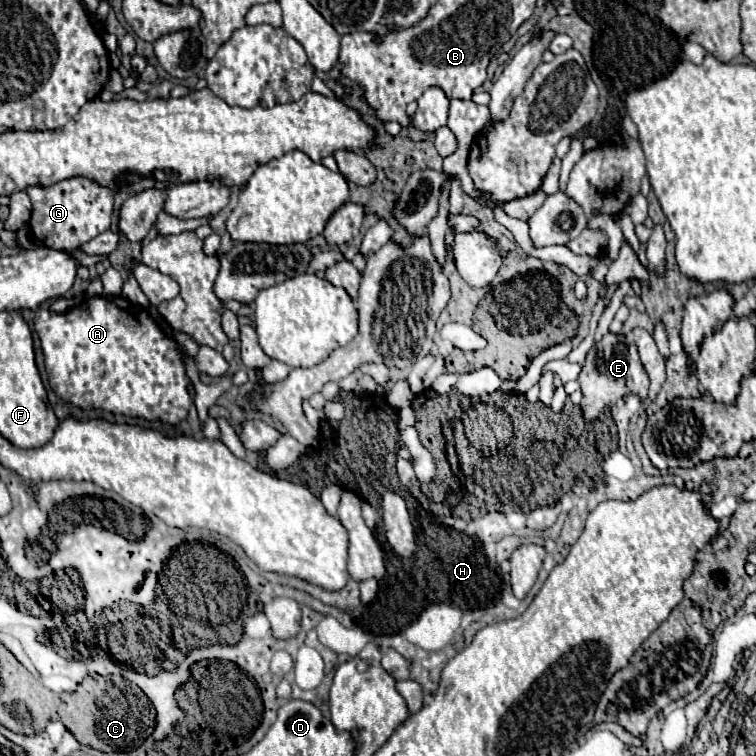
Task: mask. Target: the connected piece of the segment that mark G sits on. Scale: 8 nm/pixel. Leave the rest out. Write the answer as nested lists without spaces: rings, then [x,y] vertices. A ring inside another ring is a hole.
[[[85,177],[59,181],[53,187],[29,187],[27,195],[33,203],[29,227],[37,241],[49,249],[77,249],[99,233],[107,231],[113,217],[113,191],[99,187]]]

